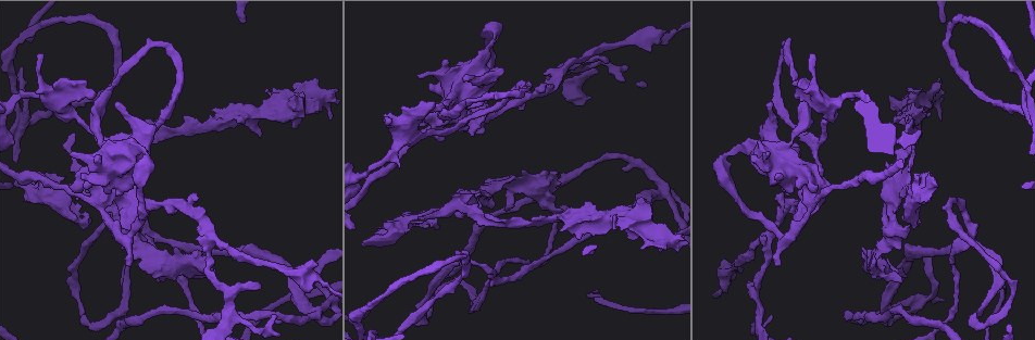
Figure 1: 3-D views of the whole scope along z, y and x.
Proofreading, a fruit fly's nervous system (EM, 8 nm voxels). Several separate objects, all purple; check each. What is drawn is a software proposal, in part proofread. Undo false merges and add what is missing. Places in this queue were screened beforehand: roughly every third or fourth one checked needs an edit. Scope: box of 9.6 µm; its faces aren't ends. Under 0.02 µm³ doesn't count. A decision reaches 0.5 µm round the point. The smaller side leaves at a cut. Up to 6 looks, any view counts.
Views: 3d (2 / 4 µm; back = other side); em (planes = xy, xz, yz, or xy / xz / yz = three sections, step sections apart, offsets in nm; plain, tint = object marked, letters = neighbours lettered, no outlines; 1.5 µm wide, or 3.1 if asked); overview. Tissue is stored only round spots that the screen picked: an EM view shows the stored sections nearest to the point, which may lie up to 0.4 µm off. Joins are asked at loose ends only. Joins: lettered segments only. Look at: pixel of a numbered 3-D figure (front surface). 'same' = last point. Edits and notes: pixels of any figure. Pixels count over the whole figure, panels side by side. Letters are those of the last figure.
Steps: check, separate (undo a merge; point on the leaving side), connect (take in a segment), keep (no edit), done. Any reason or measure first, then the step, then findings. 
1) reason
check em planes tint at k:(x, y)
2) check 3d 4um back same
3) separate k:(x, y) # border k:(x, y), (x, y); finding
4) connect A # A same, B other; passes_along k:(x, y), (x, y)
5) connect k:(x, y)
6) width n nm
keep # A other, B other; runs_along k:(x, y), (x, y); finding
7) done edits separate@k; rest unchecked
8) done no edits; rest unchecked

free end
check 3d 2um at 1:(869, 253)

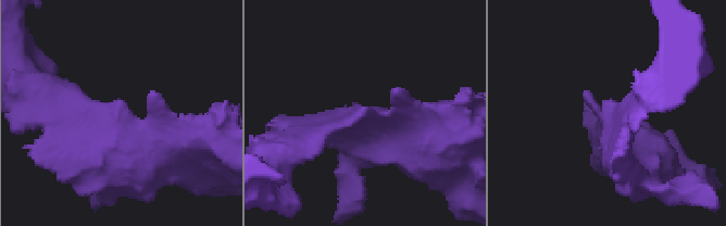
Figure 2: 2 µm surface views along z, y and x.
shape alone is not enough
check em planes tint at 2:(606, 111)

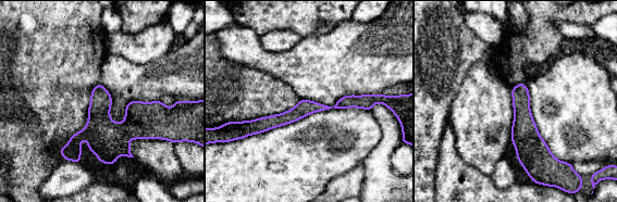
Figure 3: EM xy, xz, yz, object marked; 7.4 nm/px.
check em planes letters same

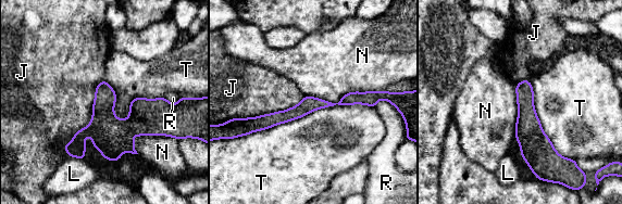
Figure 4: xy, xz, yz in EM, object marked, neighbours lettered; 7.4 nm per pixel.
keep # J other, L other, N other, R other, T other; runs_along 4:(377, 94), (308, 104), (252, 123); no lettered segment goes on from it

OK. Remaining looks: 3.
small branch off a trunk
check 3d 4um at 1:(116, 218)

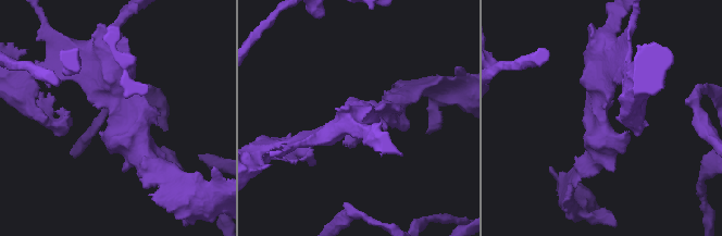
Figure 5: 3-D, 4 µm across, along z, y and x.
shape alone is not enough
check em xz step 8 tint at 5:(598, 118)

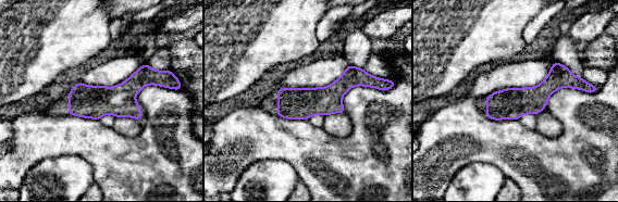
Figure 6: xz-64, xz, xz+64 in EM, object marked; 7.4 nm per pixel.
cut it another way
check em planes letters same

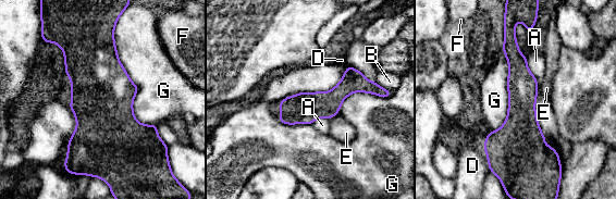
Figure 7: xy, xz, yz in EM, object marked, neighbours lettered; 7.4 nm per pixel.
longest_contact G 800 nm
keep # A other, B other, D other, E other, F other, G other; border 7:(113, 28), (133, 115), (157, 125); one neuron here

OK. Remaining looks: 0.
done no edits; rest unchecked

